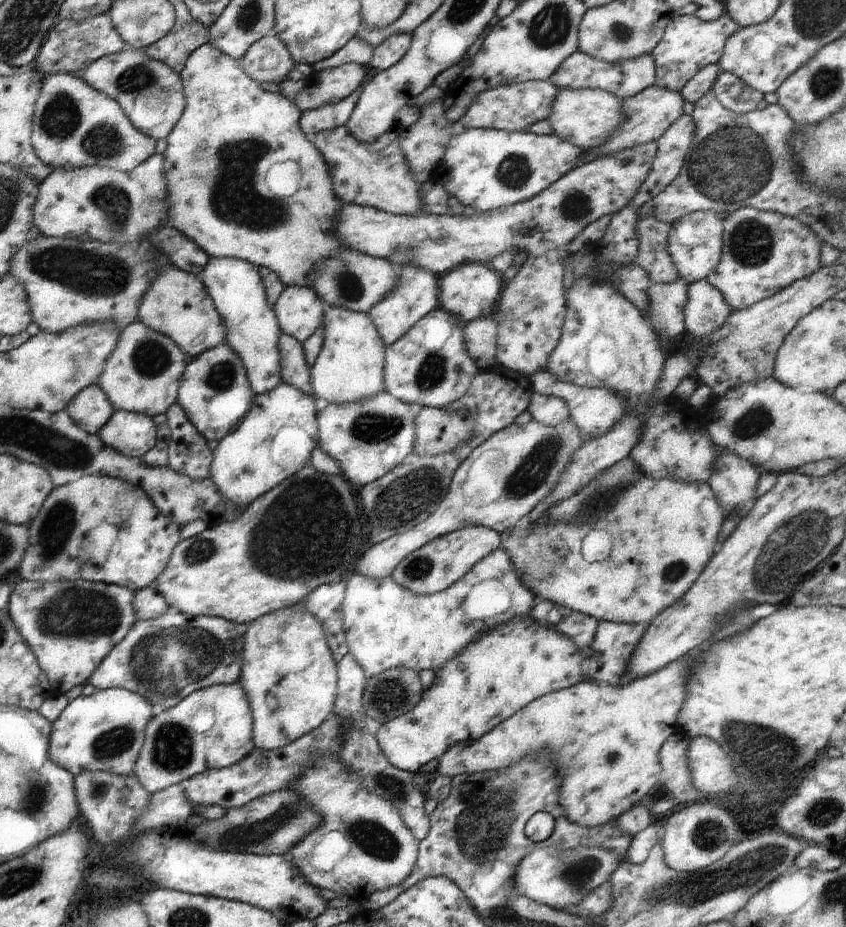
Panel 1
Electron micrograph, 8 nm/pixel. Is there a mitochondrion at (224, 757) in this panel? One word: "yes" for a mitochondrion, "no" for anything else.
no

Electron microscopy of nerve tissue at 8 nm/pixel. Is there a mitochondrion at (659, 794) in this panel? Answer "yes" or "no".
no

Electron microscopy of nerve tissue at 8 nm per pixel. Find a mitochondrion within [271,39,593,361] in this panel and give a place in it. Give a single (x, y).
(513, 171)

